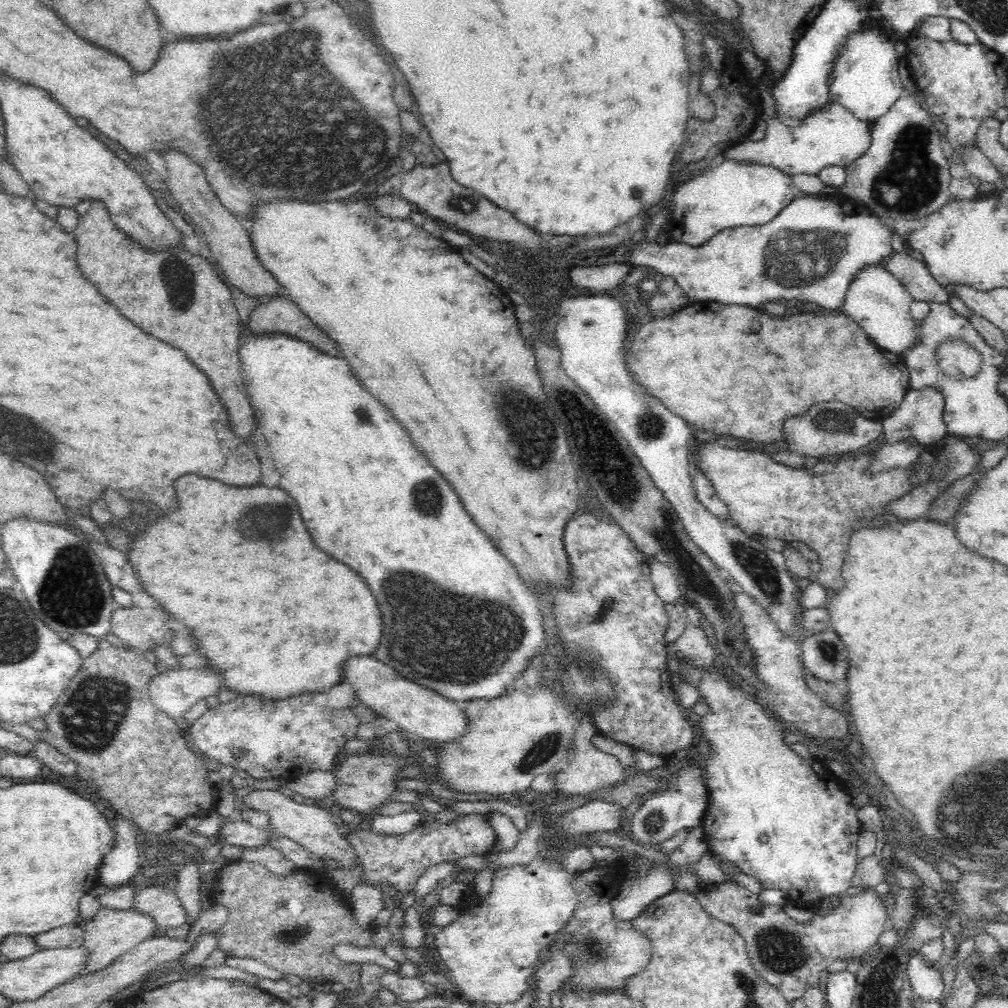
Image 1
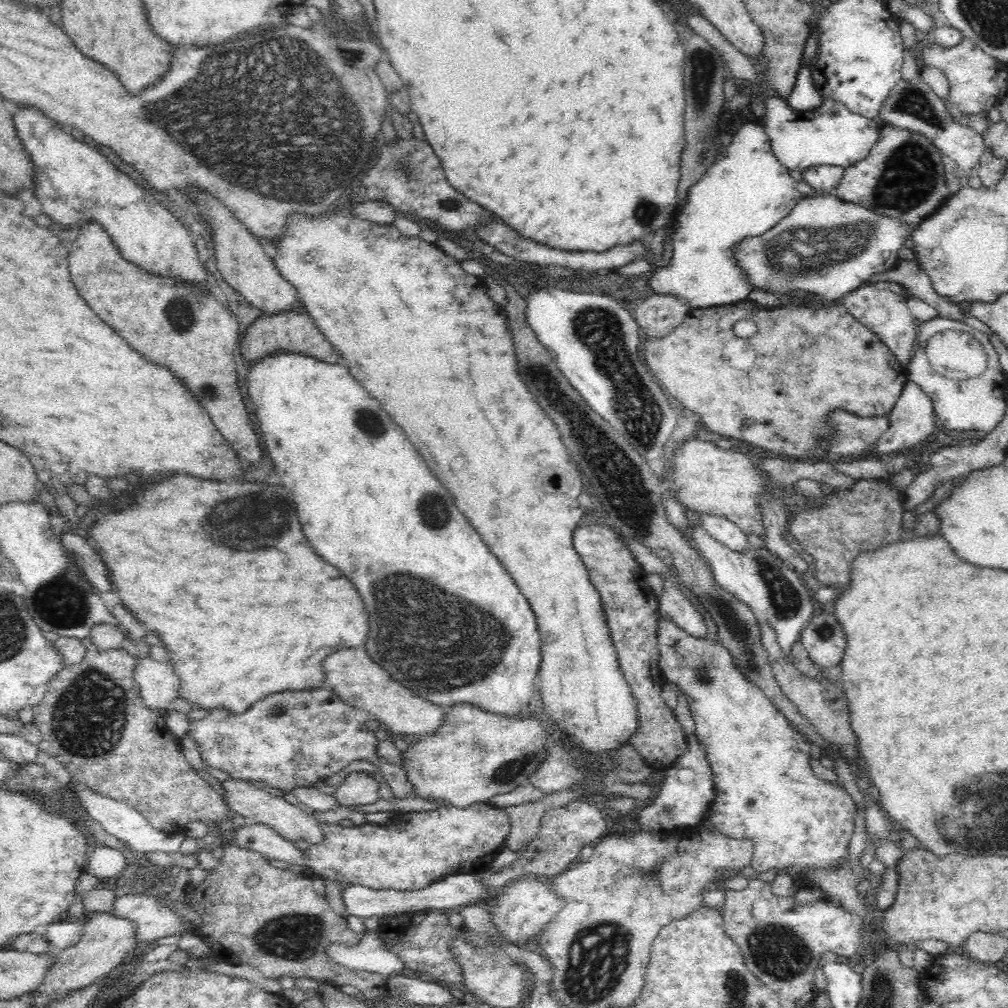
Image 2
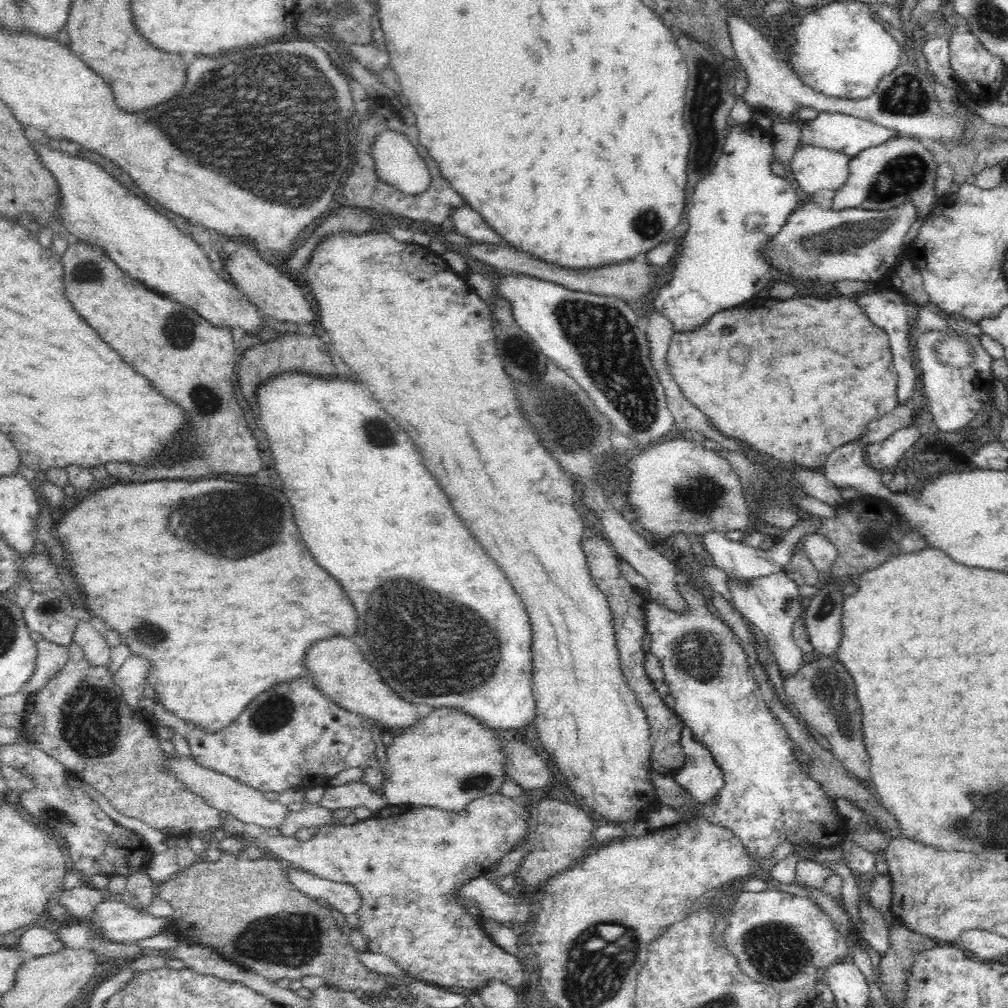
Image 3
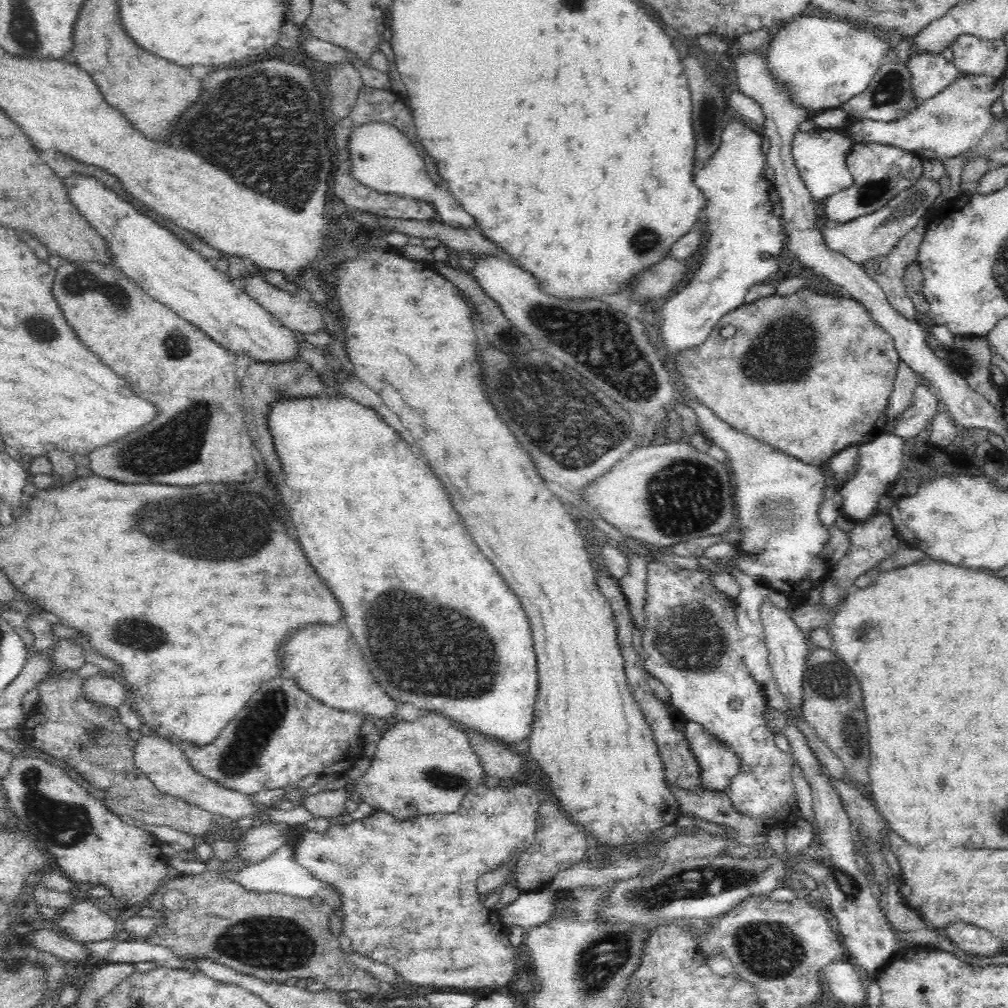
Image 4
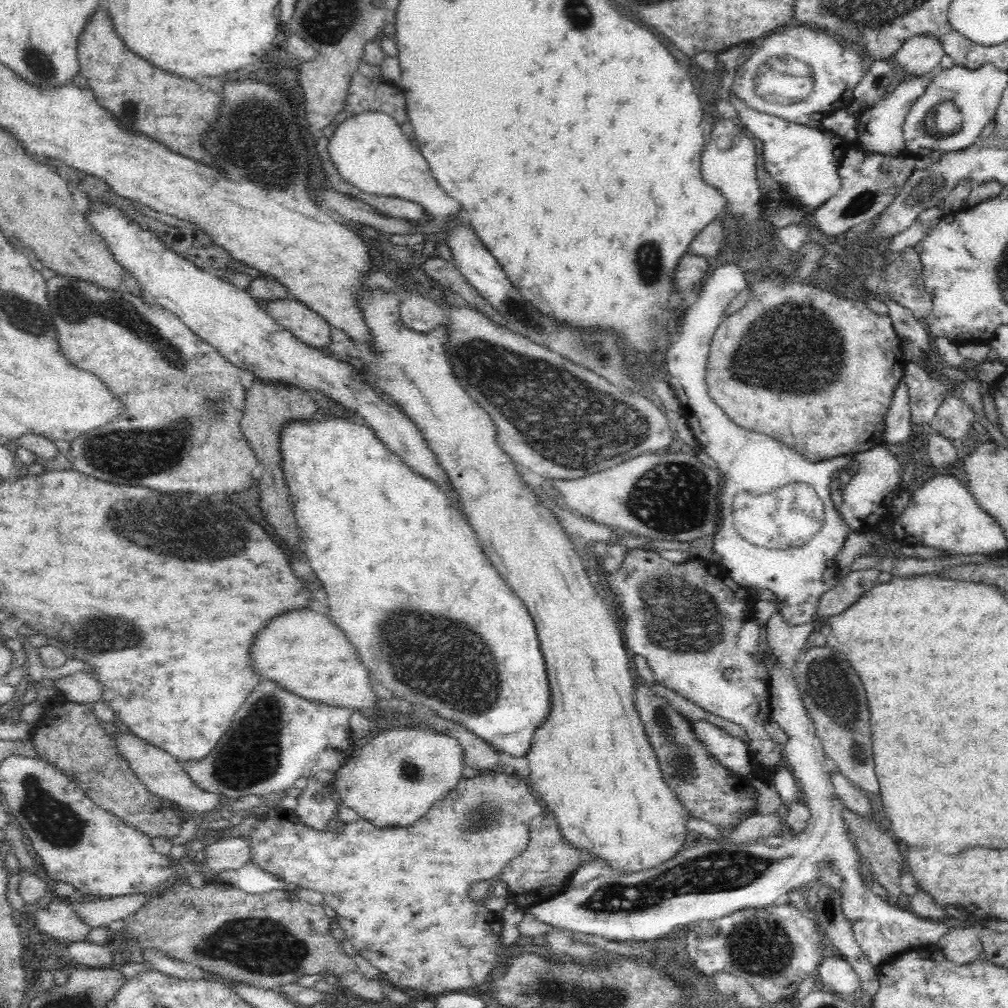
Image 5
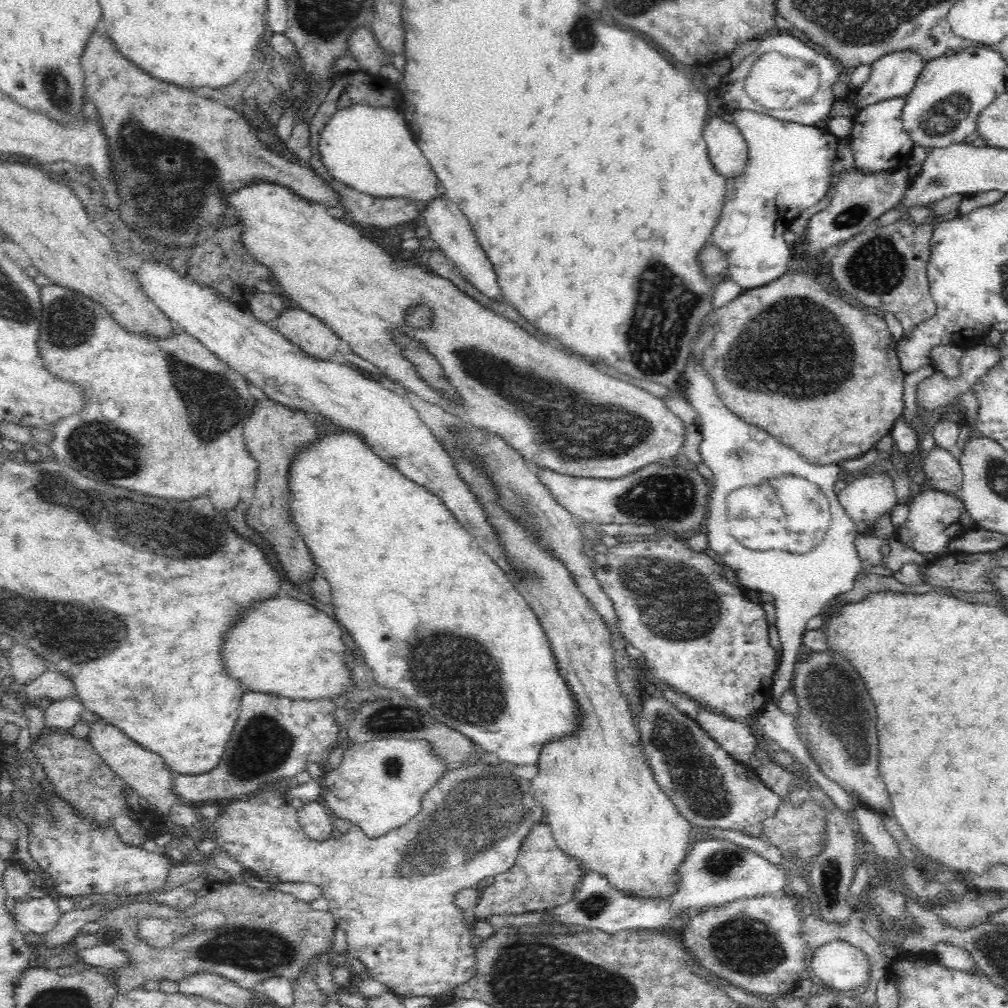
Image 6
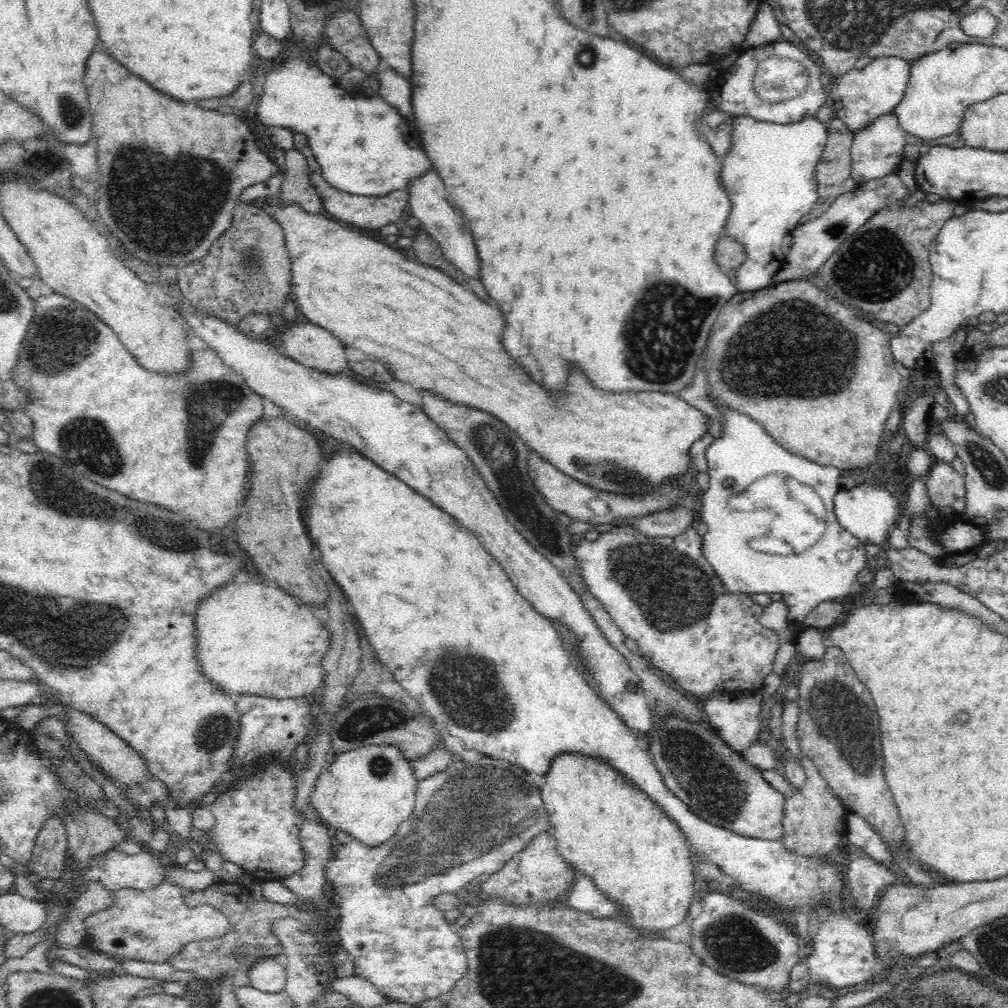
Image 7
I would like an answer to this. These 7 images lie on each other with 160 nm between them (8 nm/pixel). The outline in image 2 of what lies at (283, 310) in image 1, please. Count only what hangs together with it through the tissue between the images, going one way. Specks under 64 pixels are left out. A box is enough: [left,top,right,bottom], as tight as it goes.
[240,309,342,365]

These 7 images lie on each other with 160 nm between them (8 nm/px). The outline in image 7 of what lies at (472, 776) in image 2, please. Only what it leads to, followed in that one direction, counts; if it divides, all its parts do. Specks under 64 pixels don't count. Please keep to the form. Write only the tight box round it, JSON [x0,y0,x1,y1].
[311,745,418,847]

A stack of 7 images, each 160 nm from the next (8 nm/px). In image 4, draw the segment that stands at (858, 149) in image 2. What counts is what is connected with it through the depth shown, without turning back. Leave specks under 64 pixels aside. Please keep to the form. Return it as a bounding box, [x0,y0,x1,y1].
[835,73,1004,159]

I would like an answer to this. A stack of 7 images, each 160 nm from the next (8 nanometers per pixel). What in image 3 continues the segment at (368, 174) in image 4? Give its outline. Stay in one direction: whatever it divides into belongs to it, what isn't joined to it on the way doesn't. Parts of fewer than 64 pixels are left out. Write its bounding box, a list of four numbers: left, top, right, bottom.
[372,130,510,245]

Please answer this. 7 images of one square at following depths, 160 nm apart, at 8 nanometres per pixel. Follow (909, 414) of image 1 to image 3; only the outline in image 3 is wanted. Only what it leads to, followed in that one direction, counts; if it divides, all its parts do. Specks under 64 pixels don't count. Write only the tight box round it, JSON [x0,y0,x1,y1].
[866,424,920,472]

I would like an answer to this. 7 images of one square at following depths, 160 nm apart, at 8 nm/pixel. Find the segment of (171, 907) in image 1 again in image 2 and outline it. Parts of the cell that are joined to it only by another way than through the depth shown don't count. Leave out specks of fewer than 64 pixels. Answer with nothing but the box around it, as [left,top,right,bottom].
[112,893,183,948]

